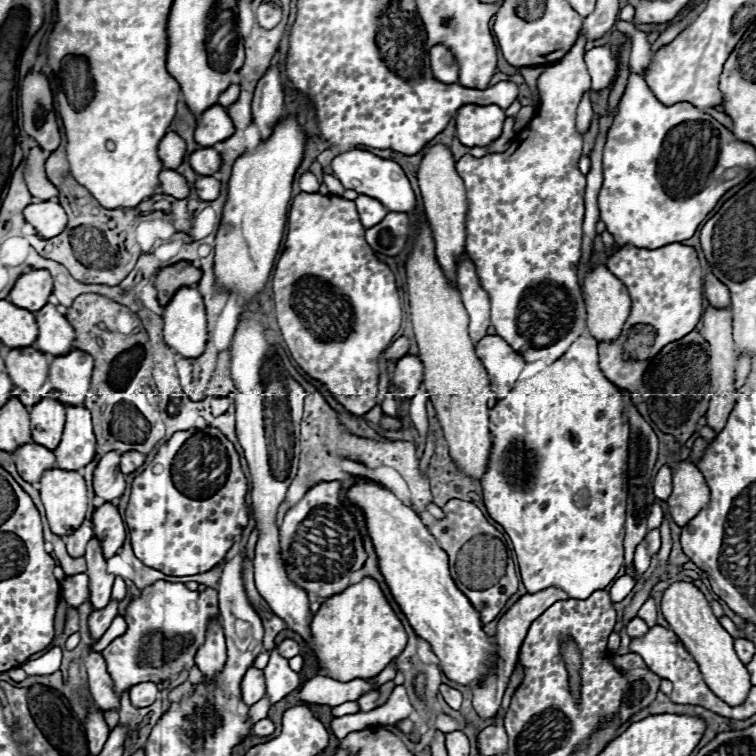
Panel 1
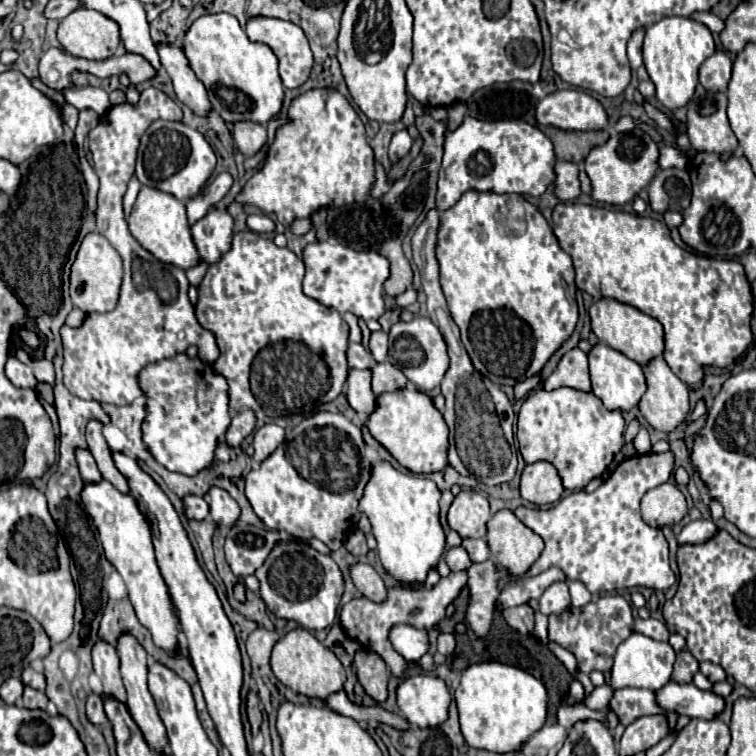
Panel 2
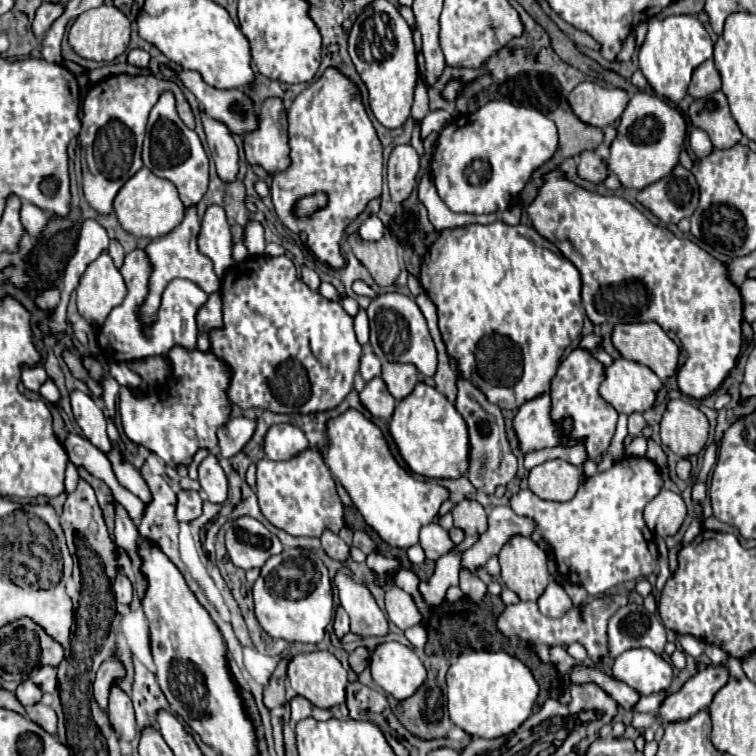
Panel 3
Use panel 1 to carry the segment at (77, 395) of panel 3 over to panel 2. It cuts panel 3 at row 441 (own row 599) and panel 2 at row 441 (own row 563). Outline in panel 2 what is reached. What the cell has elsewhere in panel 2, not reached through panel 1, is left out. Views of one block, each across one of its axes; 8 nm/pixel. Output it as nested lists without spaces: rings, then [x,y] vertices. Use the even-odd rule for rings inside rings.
[[[92,420],[86,426],[86,442],[88,442],[88,450],[94,456],[98,470],[102,474],[102,478],[106,478],[114,488],[118,488],[122,494],[128,494],[128,482],[126,478],[116,470],[114,462],[112,462],[112,452],[110,446],[106,444],[104,436],[102,436],[102,424]]]

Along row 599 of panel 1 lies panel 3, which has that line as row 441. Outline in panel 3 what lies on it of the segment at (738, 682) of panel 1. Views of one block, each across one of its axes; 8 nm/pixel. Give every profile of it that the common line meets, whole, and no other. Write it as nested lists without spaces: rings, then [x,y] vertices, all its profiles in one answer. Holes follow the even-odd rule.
[[[670,400],[660,422],[660,438],[664,446],[682,458],[698,454],[708,438],[708,420],[696,406]]]

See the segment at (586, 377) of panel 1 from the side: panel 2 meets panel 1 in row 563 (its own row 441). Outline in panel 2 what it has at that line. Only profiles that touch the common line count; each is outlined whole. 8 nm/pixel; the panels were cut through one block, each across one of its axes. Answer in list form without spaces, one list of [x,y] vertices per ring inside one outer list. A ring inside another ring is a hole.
[[[568,386],[552,390],[552,392],[542,388],[524,400],[520,414],[518,414],[516,438],[518,438],[520,454],[526,464],[546,460],[558,470],[566,490],[578,490],[578,488],[584,488],[594,478],[600,478],[604,470],[608,468],[608,464],[612,462],[614,454],[620,452],[620,448],[624,446],[624,424],[626,422],[624,422],[622,412],[606,410],[592,392],[582,392],[576,388],[568,388]]]

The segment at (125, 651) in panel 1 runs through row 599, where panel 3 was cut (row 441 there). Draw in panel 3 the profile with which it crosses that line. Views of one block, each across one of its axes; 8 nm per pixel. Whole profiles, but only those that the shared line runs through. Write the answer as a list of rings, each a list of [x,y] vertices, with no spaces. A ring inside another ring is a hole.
[[[172,348],[168,354],[172,364],[170,382],[164,386],[156,386],[150,394],[138,398],[126,386],[120,388],[120,420],[124,434],[158,454],[168,466],[190,464],[192,456],[198,448],[208,448],[210,452],[218,450],[216,430],[224,422],[228,422],[230,404],[228,396],[224,396],[224,388],[228,386],[228,368],[216,360],[212,352],[184,352],[184,348]]]

